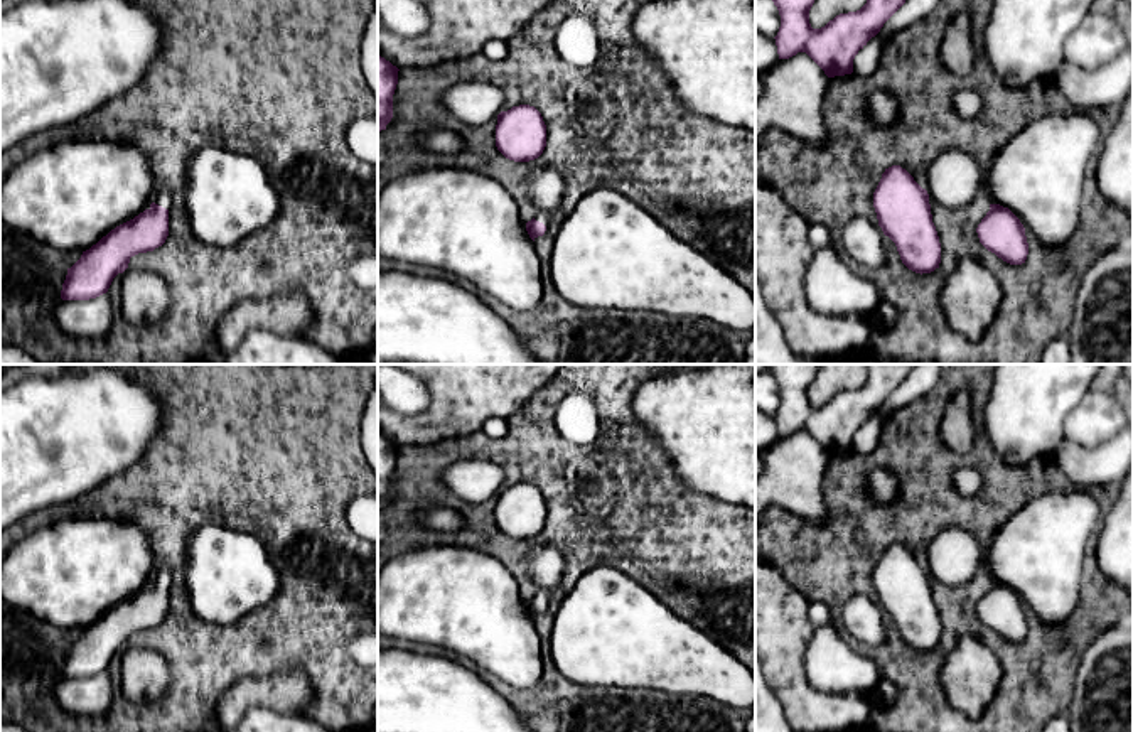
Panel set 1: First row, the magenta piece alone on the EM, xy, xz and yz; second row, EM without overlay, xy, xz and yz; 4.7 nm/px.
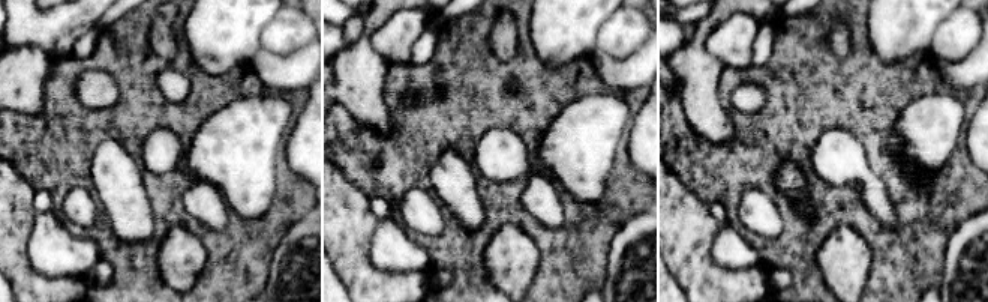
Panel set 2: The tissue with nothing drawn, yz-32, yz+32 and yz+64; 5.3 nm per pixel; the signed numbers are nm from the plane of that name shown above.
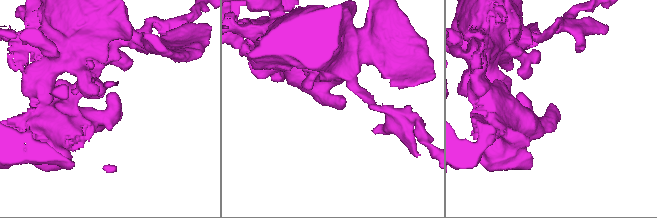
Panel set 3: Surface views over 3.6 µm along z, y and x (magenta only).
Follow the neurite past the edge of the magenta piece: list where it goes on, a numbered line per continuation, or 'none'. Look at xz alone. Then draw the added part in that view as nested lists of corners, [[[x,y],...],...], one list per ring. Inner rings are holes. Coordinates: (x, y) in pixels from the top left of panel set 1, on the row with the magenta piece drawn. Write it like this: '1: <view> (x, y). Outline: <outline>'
1: xz (545, 186). Outline: [[[550,167],[538,169],[526,179],[526,189],[534,211],[534,219],[546,226],[550,216],[558,211],[565,194],[563,177]]]

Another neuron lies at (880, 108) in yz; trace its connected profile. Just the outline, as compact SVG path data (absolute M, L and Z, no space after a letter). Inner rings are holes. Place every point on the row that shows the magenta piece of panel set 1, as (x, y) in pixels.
M878 89L867 98L863 115L870 125L892 125L899 118L899 103L890 93Z

